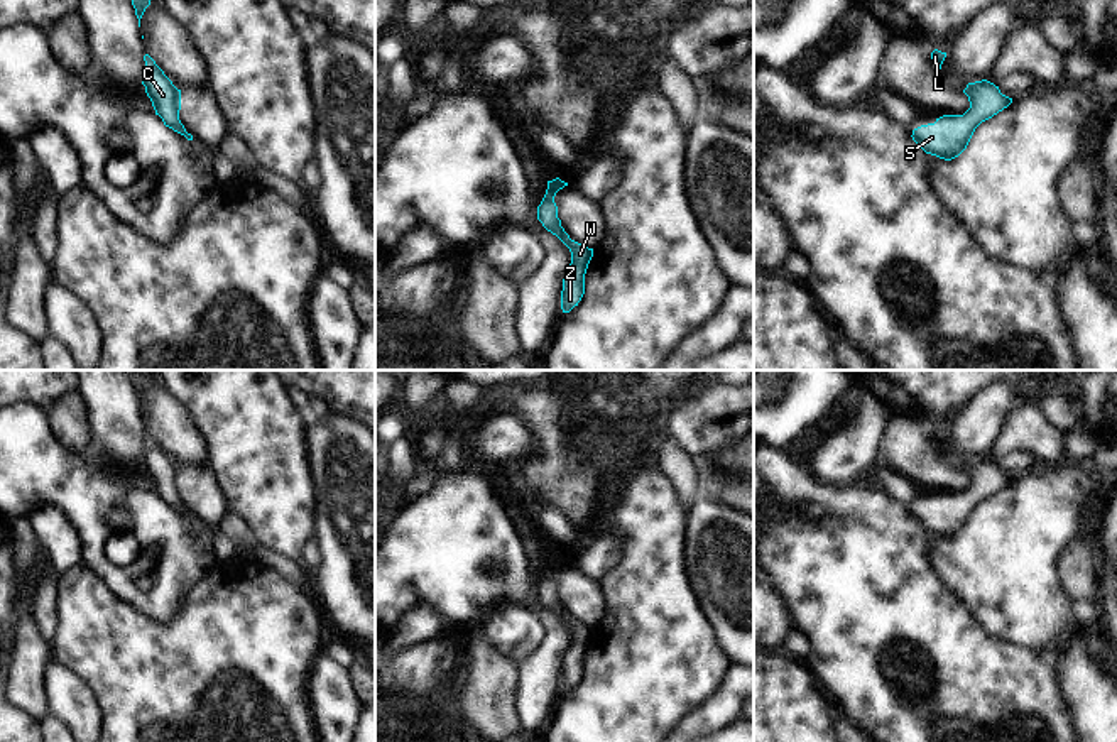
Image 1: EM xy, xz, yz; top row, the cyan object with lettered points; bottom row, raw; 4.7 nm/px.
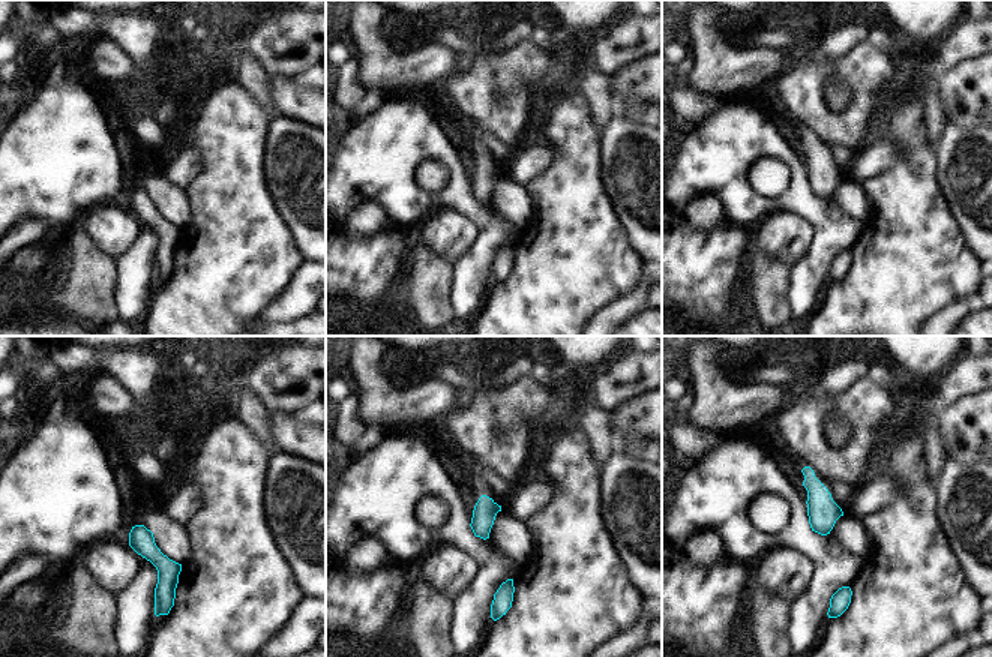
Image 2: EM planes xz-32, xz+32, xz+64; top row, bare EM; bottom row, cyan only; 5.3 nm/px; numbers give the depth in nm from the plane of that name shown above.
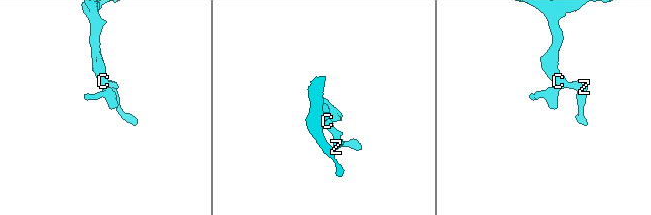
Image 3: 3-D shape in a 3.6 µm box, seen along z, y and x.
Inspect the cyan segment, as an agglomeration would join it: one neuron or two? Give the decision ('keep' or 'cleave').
keep

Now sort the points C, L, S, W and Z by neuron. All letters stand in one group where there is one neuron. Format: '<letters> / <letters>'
C L S W Z

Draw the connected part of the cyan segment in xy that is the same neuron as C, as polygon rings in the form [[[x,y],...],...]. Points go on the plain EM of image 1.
[[[145,433],[145,453],[142,463],[145,472],[152,480],[155,494],[159,494],[166,505],[193,519],[193,514],[186,510],[179,499],[181,488],[181,468],[177,468],[172,460],[164,453],[164,450],[155,443],[155,439]]]

